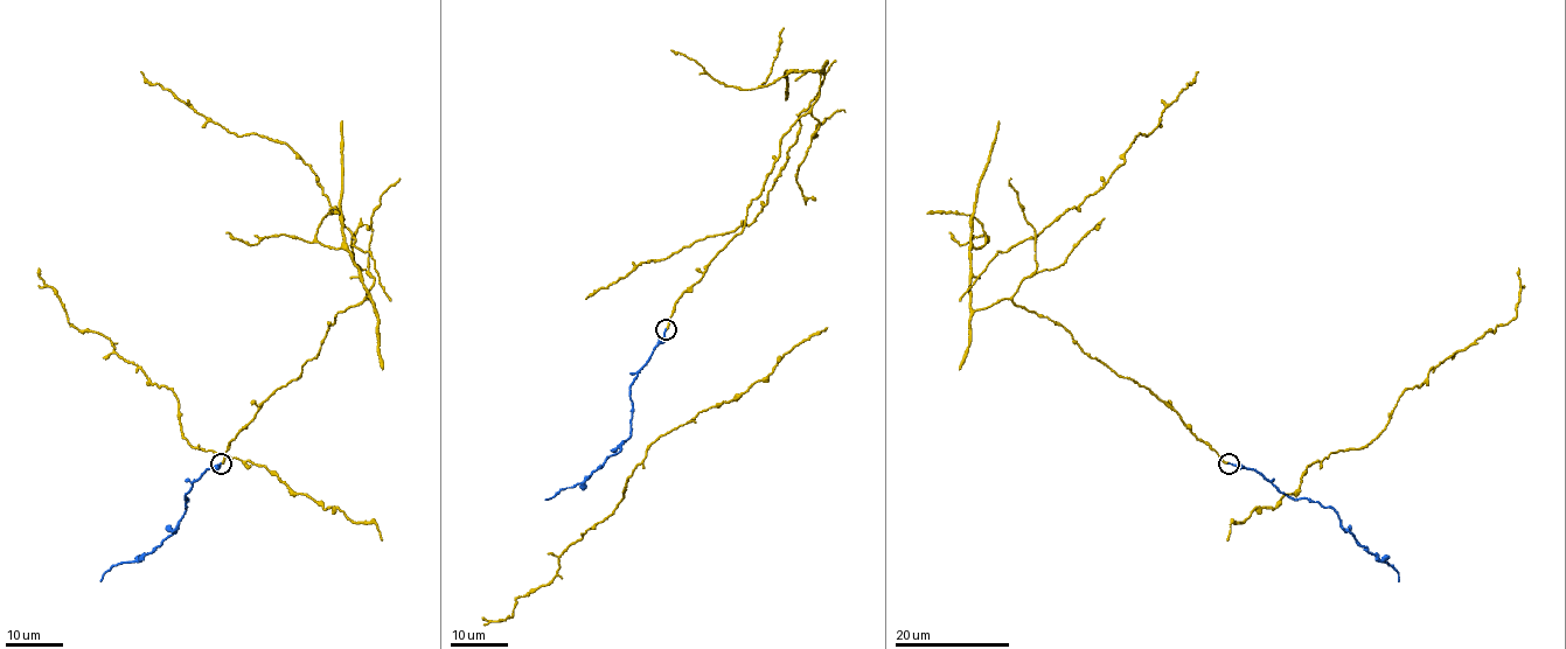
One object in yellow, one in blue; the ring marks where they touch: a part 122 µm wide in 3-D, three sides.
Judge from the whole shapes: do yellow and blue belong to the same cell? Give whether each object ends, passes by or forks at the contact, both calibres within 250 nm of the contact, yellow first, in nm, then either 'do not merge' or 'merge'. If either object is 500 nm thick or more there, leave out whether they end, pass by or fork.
yellow ends; blue ends; calibres 240 and 160 nm; merge

